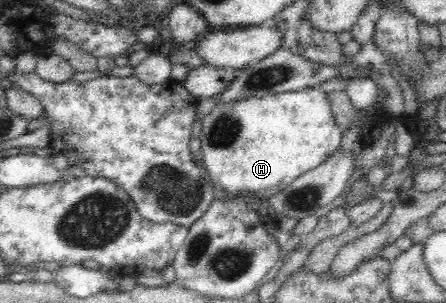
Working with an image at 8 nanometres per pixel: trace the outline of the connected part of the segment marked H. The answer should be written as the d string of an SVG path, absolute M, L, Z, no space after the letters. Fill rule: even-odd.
M308 87L218 103L205 116L199 140L210 183L232 197L249 195L259 201L326 162L340 148L341 137L327 94Z

